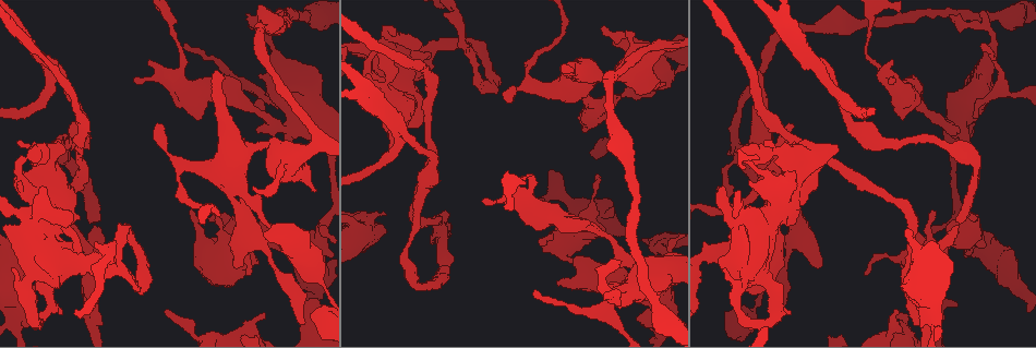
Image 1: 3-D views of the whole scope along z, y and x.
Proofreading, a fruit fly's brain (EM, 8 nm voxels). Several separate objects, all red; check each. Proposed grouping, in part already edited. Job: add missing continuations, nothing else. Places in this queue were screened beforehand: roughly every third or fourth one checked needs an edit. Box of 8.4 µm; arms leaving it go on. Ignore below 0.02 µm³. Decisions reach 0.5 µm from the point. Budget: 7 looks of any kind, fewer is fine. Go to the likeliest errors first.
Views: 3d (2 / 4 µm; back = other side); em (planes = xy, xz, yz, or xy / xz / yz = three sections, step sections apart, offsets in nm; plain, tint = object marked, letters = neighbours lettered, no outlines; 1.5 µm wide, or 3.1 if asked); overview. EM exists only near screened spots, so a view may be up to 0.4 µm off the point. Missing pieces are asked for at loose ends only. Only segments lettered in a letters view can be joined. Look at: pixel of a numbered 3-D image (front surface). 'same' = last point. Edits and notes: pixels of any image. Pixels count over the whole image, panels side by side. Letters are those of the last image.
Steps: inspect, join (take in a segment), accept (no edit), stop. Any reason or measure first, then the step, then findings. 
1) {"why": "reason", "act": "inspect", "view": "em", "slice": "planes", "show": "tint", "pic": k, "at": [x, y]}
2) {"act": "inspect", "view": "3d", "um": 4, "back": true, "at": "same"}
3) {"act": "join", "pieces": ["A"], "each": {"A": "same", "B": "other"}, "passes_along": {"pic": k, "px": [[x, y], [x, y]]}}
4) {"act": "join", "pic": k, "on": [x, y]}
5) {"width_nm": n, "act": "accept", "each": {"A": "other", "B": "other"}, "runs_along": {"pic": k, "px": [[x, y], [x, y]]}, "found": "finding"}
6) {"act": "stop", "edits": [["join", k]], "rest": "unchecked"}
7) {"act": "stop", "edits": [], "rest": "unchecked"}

{"why": "an open end", "act": "inspect", "view": "3d", "um": 4, "pic": 1, "at": [618, 262]}

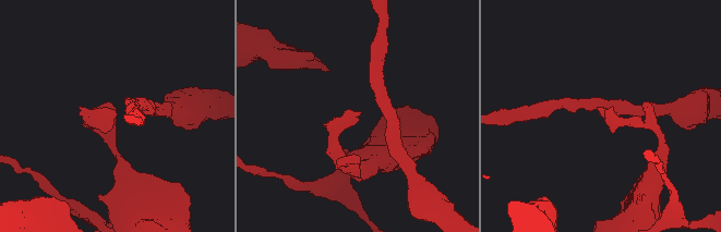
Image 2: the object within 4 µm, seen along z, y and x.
{"why": "need the tissue", "act": "inspect", "view": "em", "slice": "xz", "step": 4, "show": "letters", "pic": 2, "at": [114, 111]}

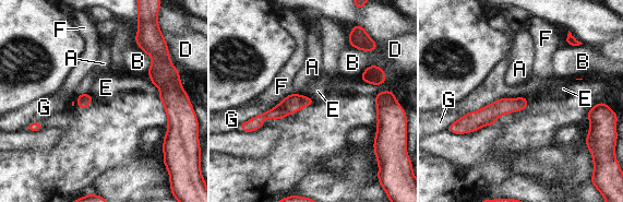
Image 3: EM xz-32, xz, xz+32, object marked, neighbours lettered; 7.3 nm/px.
{"act": "accept", "each": {"A": "other", "B": "other", "D": "other", "E": "other", "F": "other", "G": "other"}, "runs_along": {"pic": 3, "px": [[525, 102], [495, 108], [462, 127]]}, "found": "none of them fits"}

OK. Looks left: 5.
{"why": "branch stops here", "act": "inspect", "view": "3d", "um": 2, "pic": 1, "at": [954, 303]}

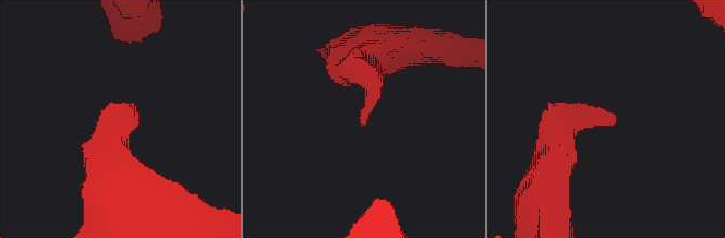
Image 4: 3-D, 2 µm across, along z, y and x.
{"act": "inspect", "view": "em", "slice": "xy", "step": 4, "show": "tint", "pic": 4, "at": [361, 126]}

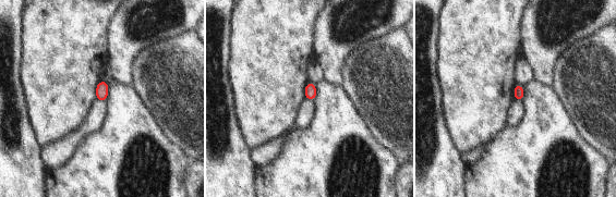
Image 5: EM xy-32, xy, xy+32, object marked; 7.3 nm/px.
{"why": "cut it another way", "act": "inspect", "view": "em", "slice": "yz", "step": 8, "show": "letters", "at": "same"}

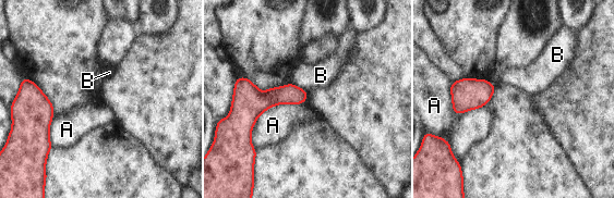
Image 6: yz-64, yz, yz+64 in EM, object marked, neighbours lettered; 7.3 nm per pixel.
{"act": "accept", "each": {"A": "other", "B": "other"}, "border": {"pic": 6, "px": [[301, 103], [256, 119], [255, 151]]}, "found": "none of them fits"}

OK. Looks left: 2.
{"why": "branch stops here", "act": "inspect", "view": "em", "slice": "planes", "show": "tint", "pic": 1, "at": [316, 190]}

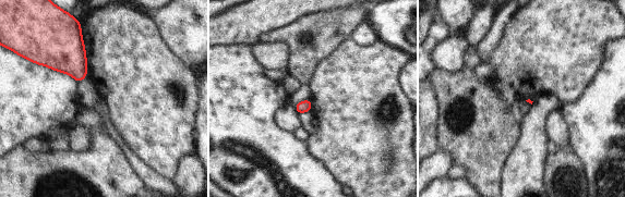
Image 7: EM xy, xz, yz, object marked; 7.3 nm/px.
{"act": "inspect", "view": "em", "slice": "planes", "show": "letters", "at": "same"}

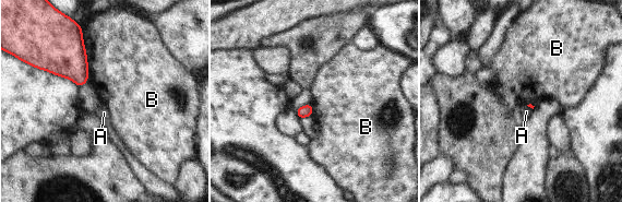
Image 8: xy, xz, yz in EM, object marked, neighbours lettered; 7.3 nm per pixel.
{"act": "accept", "each": {"A": "other", "B": "other"}, "border": {"pic": 8, "px": [[81, 32], [88, 74]]}, "found": "no lettered segment goes on from it"}

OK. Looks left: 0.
{"act": "stop", "edits": [], "rest": "unchecked"}

